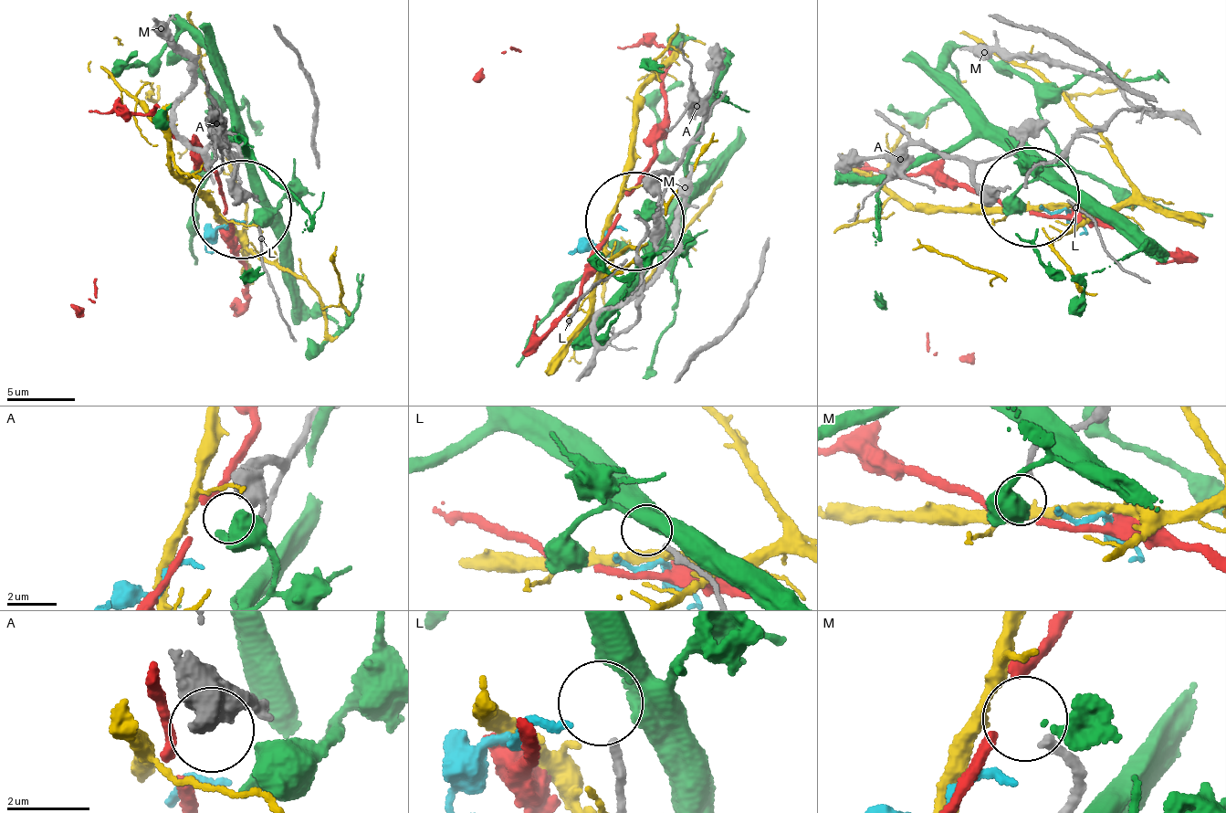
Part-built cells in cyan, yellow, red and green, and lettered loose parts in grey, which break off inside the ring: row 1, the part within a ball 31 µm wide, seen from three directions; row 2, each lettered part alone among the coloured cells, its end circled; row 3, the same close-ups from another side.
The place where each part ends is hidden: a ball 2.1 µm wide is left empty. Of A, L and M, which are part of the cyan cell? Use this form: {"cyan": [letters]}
{"cyan": []}

